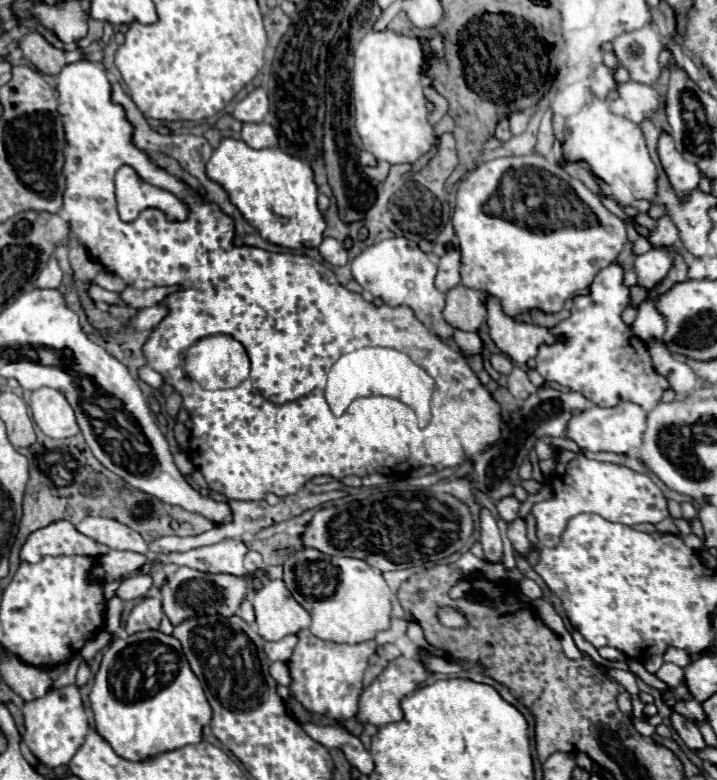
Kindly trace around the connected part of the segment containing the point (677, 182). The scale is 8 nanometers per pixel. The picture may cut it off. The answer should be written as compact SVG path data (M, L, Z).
M666 131L660 133L656 151L658 151L660 163L664 167L664 173L666 173L668 181L672 183L672 189L676 191L676 195L682 201L686 201L690 197L690 193L696 191L700 173L696 173L696 169L692 169L692 165L688 165L688 161L684 161L680 157L680 153L676 153L670 133L666 133Z

